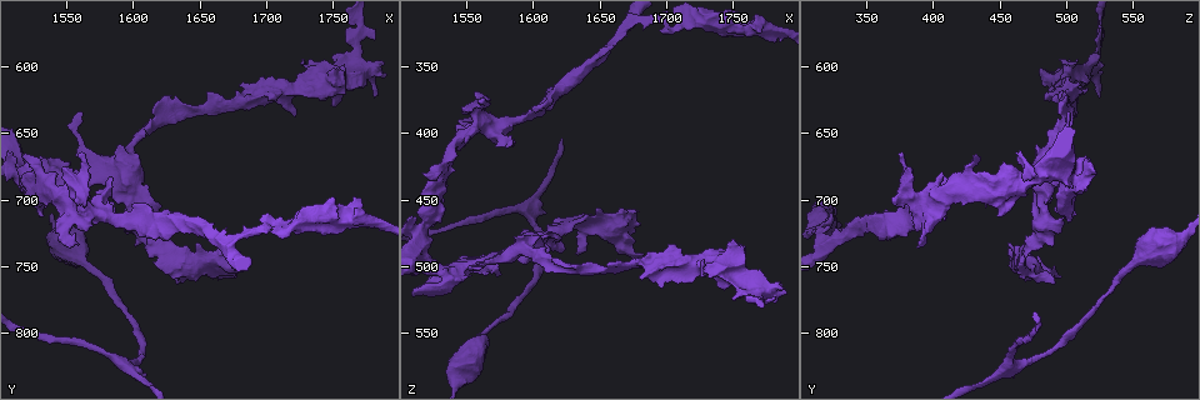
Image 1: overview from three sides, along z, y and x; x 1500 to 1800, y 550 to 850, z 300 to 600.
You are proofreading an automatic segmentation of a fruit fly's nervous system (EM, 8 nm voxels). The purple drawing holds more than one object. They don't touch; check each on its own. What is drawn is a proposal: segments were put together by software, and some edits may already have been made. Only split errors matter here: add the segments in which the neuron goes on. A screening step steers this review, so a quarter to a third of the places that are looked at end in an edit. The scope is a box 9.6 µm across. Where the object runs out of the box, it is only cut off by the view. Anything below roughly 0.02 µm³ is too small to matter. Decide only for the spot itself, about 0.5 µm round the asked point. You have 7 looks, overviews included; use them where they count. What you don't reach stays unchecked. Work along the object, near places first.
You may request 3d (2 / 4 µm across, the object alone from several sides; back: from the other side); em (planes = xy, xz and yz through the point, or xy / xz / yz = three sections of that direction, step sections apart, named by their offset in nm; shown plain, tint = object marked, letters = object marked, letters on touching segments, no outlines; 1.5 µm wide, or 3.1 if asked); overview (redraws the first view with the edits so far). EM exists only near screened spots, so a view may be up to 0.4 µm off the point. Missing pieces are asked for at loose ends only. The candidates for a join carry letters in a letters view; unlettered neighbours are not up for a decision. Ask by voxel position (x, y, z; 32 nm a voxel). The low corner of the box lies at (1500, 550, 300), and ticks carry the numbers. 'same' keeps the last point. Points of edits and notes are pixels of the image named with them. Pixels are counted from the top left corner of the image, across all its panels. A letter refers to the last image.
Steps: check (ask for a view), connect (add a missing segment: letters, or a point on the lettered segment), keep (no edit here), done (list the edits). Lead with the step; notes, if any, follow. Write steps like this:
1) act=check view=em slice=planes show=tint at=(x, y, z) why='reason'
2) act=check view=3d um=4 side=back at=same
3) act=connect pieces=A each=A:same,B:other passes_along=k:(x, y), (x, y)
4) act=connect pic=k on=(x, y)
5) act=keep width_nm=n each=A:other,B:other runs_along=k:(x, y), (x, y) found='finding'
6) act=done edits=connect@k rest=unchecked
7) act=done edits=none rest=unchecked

act=check view=em slice=yz step=8 show=letters at=(1534, 704, 460) why='an open end'

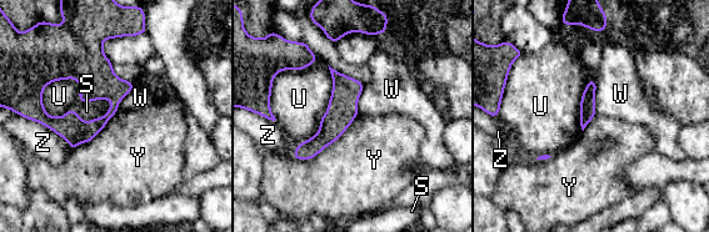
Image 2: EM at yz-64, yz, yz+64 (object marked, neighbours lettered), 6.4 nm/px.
act=keep each=S:other,U:other,W:other,Y:other,Z:other border=2:(73, 76), (43, 90), (48, 115) found='no lettered segment goes on from it'

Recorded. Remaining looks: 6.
act=check view=em slice=planes show=letters at=(1640, 736, 464) why='an open end'

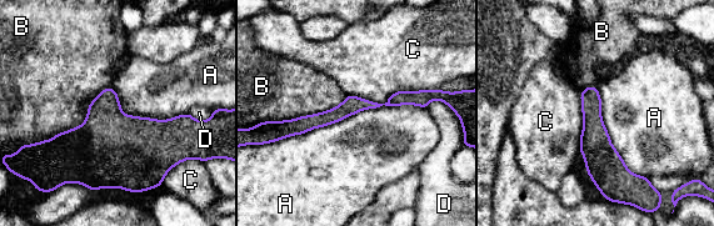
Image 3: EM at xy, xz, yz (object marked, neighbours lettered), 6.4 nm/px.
act=keep longest_contact=A:1000nm each=A:other,B:other,C:other,D:other found='no lettered segment goes on from it'

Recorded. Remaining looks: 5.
act=check view=3d um=4 side=back at=(1730, 596, 508) why='thick end'

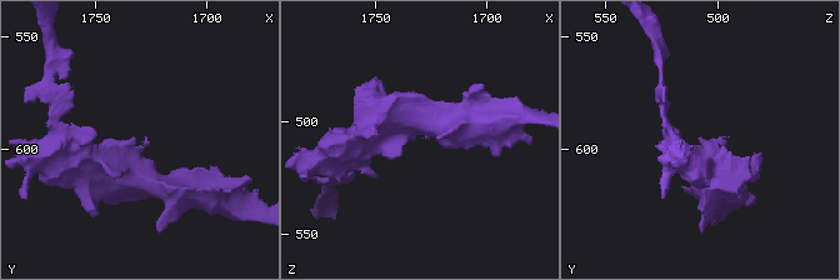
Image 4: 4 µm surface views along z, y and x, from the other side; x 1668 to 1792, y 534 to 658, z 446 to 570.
act=check view=em slice=xz step=4 show=tint at=(1731, 597, 509)

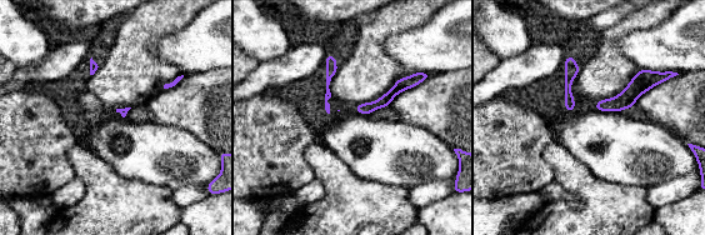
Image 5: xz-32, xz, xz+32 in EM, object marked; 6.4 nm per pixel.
act=check view=em slice=planes show=letters at=same

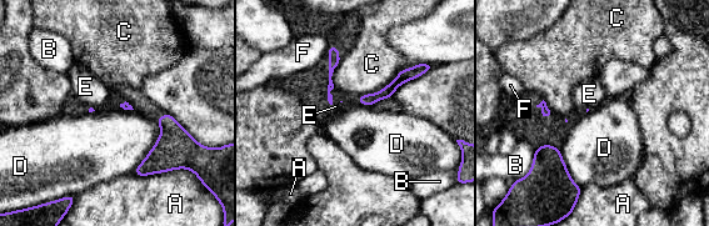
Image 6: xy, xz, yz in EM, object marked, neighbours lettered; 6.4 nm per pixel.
act=keep each=A:other,B:other,C:other,D:other,E:other,F:other found='none of them fits'

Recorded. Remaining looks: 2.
act=done edits=none rest=unchecked

